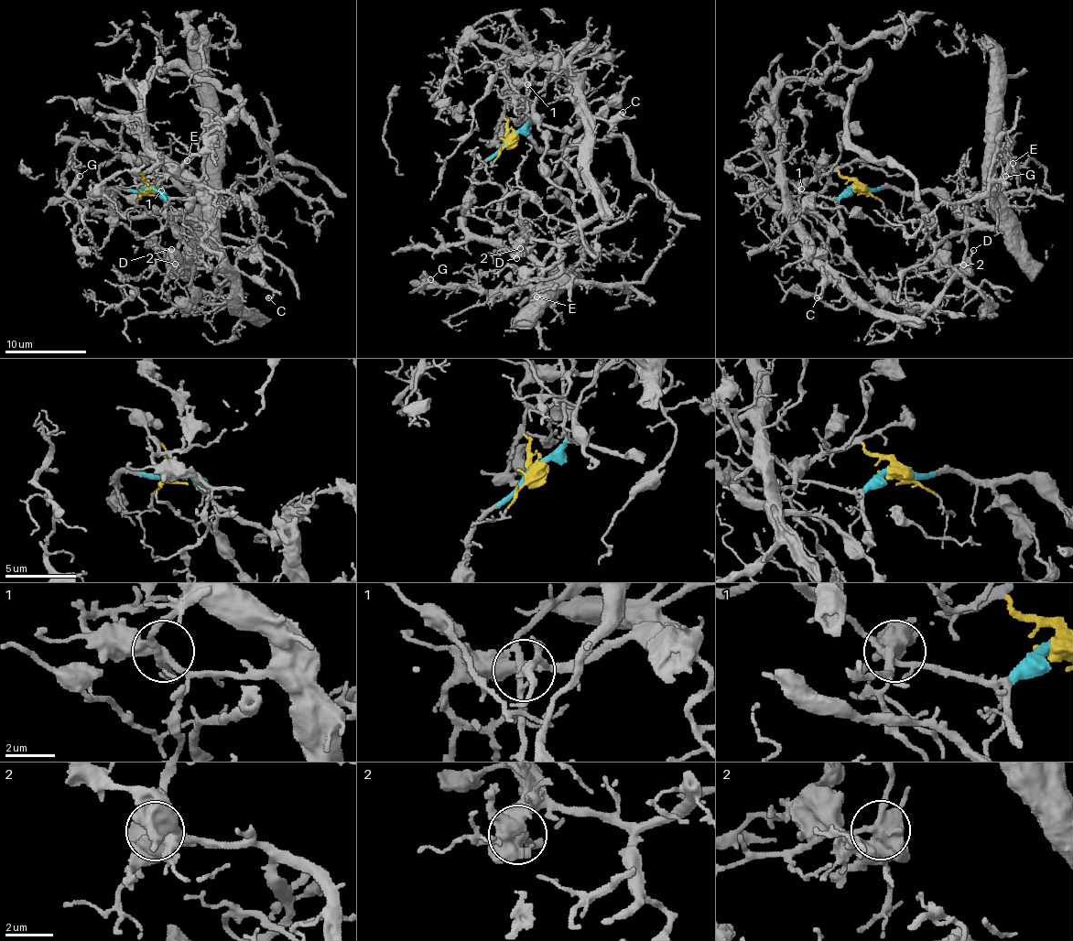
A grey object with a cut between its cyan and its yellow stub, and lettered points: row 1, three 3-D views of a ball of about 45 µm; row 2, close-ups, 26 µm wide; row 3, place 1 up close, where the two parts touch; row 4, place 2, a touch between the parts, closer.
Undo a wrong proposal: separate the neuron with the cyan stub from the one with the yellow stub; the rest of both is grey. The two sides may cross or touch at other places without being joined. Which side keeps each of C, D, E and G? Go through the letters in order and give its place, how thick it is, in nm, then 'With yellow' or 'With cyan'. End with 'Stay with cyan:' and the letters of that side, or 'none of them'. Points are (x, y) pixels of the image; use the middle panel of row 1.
C: Place: (623, 112). Thickness 190 nm. With yellow
D: Place: (516, 258). Thickness 150 nm. With yellow
E: Place: (536, 297). Thickness 110 nm. With cyan
G: Place: (430, 279). Thickness 160 nm. With cyan
Stay with cyan: E, G

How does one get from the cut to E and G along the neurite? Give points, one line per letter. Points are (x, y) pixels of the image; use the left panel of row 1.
E: (149, 188), (113, 192), (112, 204), (129, 216), (171, 213), (194, 223), (192, 199), (180, 185), (188, 160)
G: (149, 188), (113, 192), (112, 204), (193, 223), (192, 199), (152, 160), (81, 144), (81, 177)

